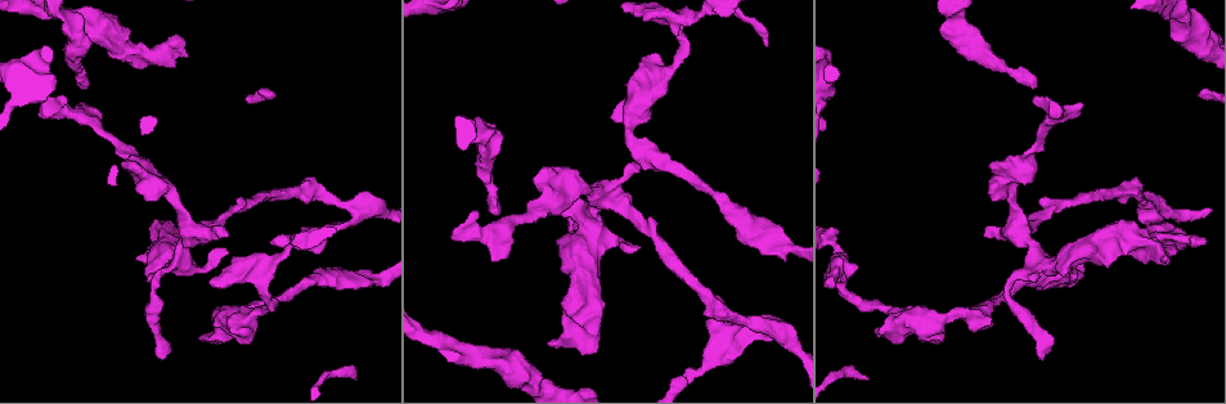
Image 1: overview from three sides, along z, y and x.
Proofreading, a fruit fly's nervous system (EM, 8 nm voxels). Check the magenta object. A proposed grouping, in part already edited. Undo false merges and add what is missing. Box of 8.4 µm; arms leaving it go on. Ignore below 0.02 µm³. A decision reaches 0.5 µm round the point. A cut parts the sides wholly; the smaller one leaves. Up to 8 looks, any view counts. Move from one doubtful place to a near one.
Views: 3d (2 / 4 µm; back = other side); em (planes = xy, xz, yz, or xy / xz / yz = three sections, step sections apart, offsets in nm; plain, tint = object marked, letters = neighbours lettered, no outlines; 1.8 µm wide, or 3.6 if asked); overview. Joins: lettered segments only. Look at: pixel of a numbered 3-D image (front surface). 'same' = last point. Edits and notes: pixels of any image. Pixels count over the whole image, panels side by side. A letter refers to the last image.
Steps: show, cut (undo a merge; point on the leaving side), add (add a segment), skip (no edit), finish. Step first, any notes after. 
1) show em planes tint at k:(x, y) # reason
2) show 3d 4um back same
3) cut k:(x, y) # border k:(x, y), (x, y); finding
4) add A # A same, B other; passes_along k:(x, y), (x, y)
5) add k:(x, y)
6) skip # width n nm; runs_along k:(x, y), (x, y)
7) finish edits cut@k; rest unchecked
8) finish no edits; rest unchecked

show em xy step 16 tint at 1:(592, 247) # sharp bend

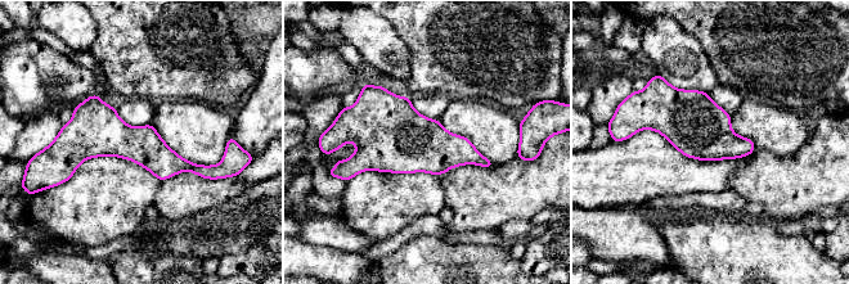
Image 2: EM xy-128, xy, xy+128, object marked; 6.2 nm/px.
show em planes tint same # another direction

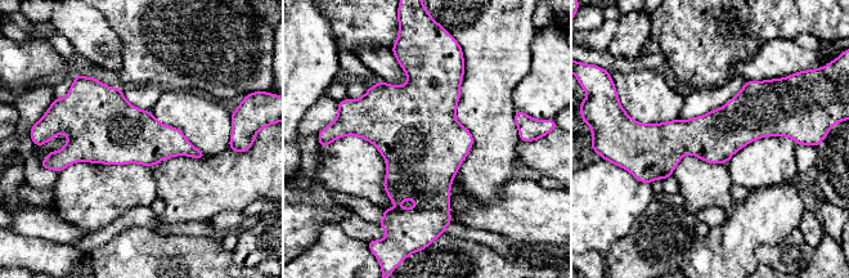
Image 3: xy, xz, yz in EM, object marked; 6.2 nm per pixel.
show em planes letters same # see the neighbours

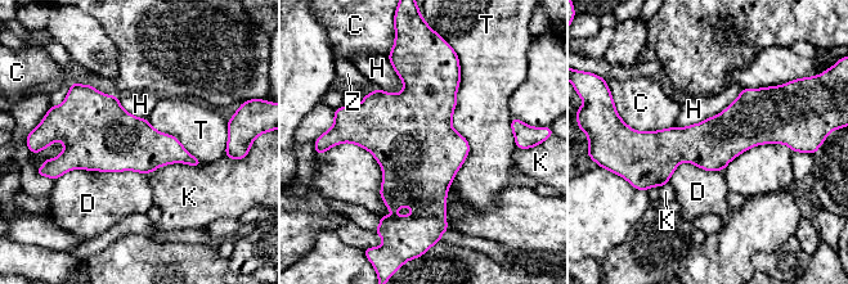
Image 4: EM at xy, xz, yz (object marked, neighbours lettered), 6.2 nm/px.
skip # width 320 nm; C other, D other, H other, K other, T other, Z other; runs_along 4:(635, 136), (789, 142); all the same neuron

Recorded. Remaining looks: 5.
show 3d 4um at 1:(1041, 359) # an open end

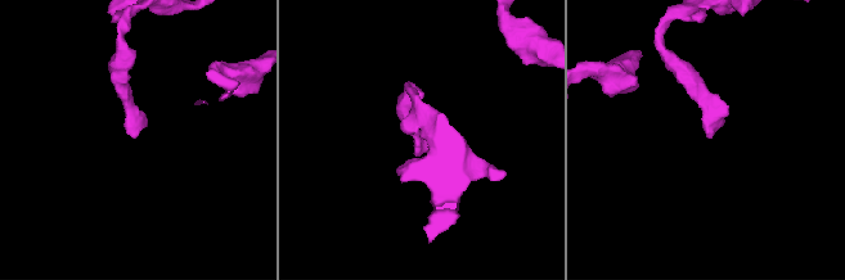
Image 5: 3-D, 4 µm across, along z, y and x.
show em yz step 16 letters at 5:(708, 138)

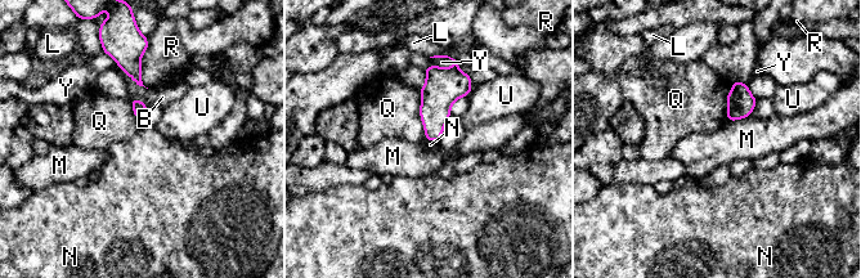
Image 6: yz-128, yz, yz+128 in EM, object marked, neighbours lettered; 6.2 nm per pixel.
skip # longest_contact Q 320 nm; B other, L other, M other, N other, Q other, R other, U other, Y other; border 6:(749, 115), (727, 121); no lettered segment goes on from it

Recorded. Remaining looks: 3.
show 3d 4um at 1:(88, 86) # end of a long branch

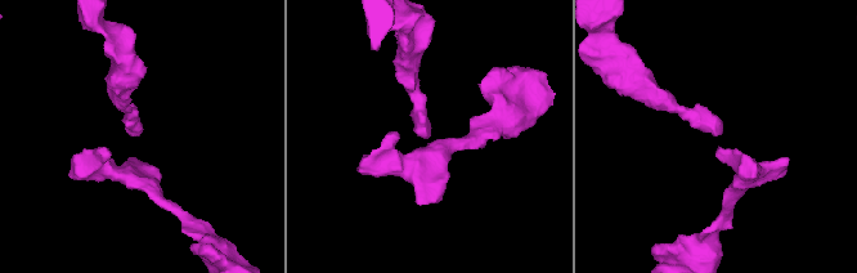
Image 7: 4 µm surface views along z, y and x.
show em xz step 4 tint at 7:(425, 136)

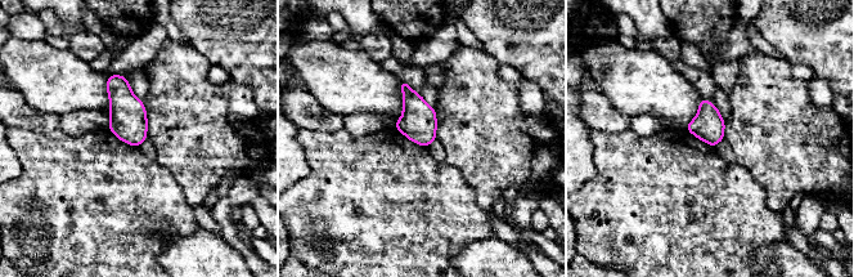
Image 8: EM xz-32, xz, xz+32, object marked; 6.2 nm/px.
show em planes letters same

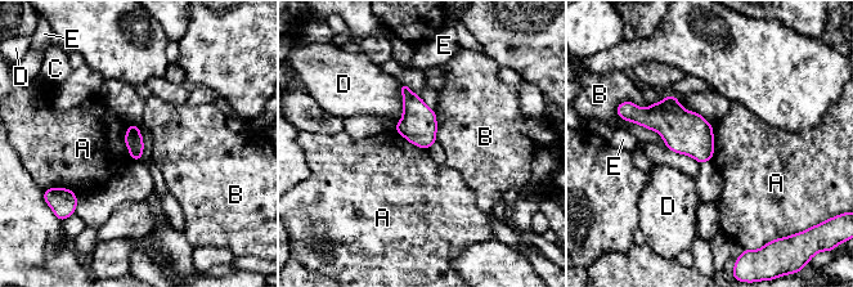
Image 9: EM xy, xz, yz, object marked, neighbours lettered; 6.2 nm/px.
skip # A other, B other, C other, D other, E other; border 9:(128, 124), (125, 144), (133, 158); no lettered segment goes on from it

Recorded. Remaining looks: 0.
finish no edits; rest unchecked

